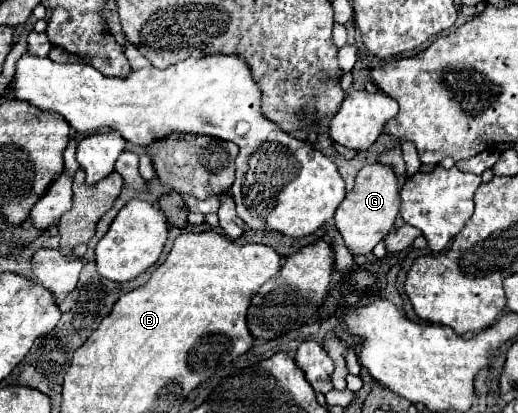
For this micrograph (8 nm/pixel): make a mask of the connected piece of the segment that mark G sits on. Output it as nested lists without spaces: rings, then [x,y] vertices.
[[[375,162],[363,166],[355,176],[353,190],[345,196],[345,200],[339,204],[335,212],[335,226],[339,228],[345,246],[355,256],[367,254],[375,248],[377,242],[381,242],[389,234],[389,230],[393,230],[399,210],[401,210],[401,198],[399,198],[399,182],[395,170],[387,164]]]

